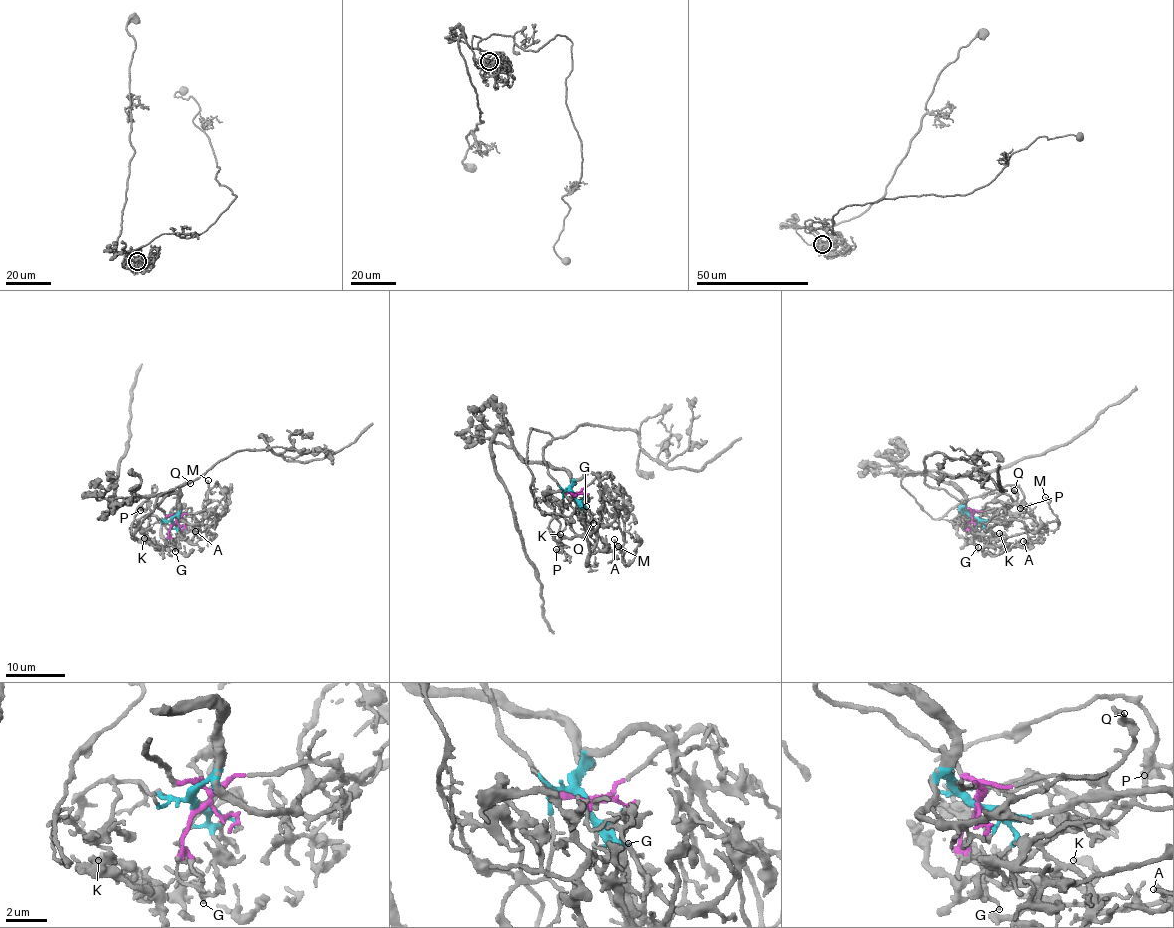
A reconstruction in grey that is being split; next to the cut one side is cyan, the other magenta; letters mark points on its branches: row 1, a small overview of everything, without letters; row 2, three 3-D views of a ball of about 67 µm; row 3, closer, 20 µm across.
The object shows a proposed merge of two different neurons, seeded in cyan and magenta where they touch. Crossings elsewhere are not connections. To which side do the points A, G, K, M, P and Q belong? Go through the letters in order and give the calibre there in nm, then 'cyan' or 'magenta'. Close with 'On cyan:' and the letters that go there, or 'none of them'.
A: calibre 190 nm; cyan
G: calibre 100 nm; cyan
K: calibre 300 nm; cyan
M: calibre 130 nm; cyan
P: calibre 360 nm; magenta
Q: calibre 190 nm; magenta
On cyan: A, G, K, M

